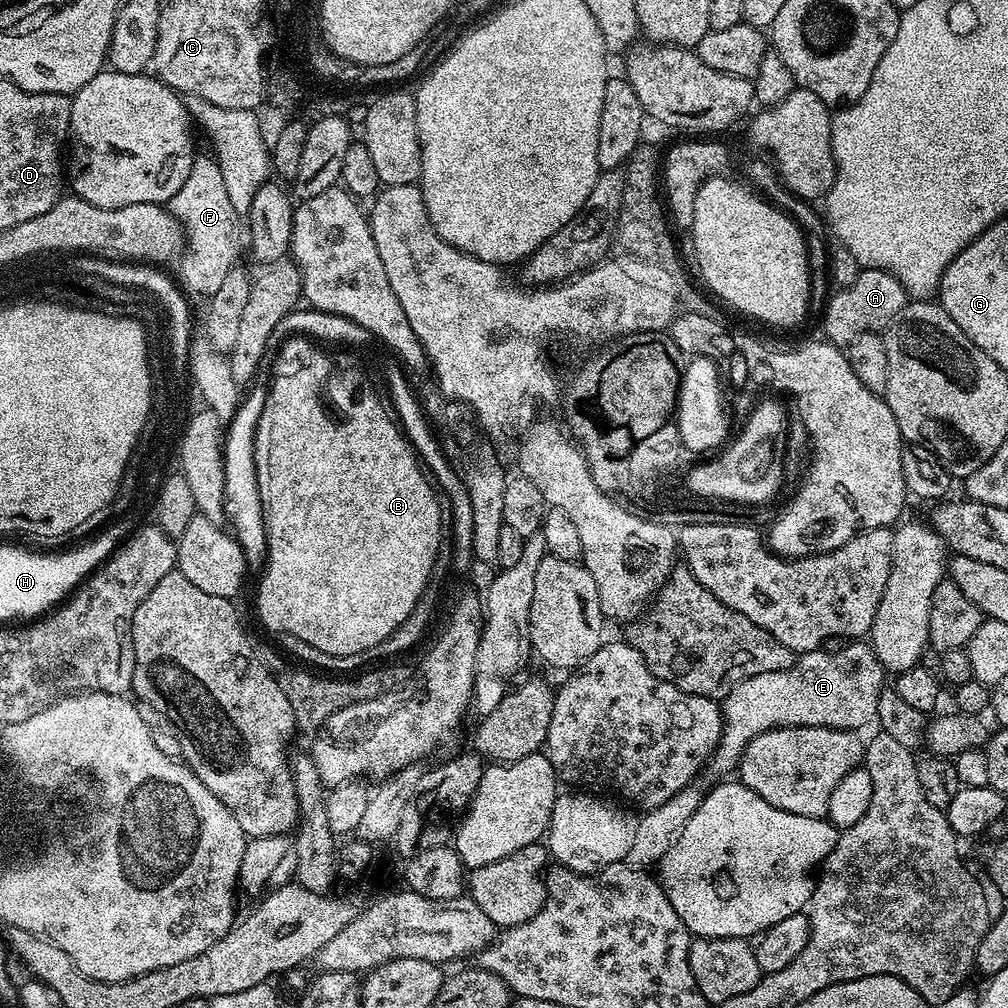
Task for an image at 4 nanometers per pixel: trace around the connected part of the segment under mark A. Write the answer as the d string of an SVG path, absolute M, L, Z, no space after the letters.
M865 267L854 278L850 286L833 291L822 313L824 319L823 335L837 346L847 346L851 340L864 332L880 332L896 319L898 310L909 303L910 297L905 292L902 282L894 278L892 272L881 268Z

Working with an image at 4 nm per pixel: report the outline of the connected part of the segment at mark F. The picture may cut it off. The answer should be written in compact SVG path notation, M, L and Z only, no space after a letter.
M197 155L190 166L190 174L186 174L186 182L182 182L178 194L174 194L166 206L184 229L185 252L178 262L179 281L190 294L192 292L201 298L210 297L235 267L238 256L236 232L239 219L230 203L217 161L211 155Z

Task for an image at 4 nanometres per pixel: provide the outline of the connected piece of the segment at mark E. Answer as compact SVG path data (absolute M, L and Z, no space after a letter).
M852 642L849 648L840 648L837 652L824 652L828 650L817 650L814 652L803 653L797 659L794 666L790 666L786 670L778 670L777 672L763 672L757 676L751 676L743 680L738 686L734 686L730 690L730 694L725 696L722 701L722 711L724 713L724 729L720 735L720 741L712 754L710 768L716 772L728 772L737 767L740 762L740 755L746 750L748 743L754 738L758 738L758 734L762 734L771 728L793 728L794 726L822 726L823 728L846 728L849 730L860 730L863 724L873 723L876 720L876 711L878 710L878 698L886 687L886 670L880 665L880 660L874 654L871 643L868 642Z

